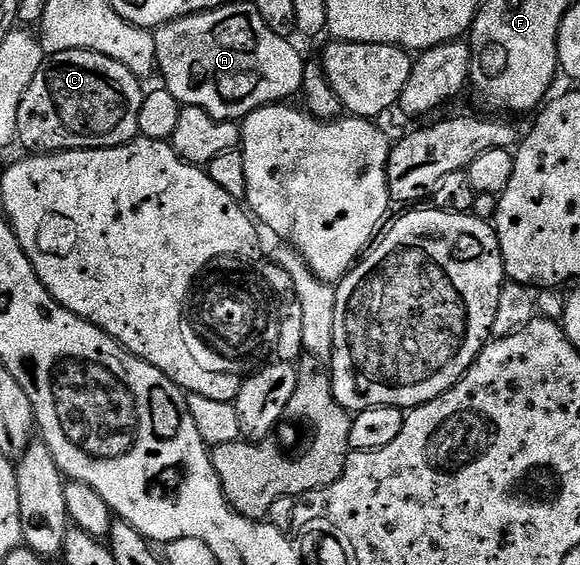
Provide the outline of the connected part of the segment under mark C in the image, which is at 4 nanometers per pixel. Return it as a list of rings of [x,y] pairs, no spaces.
[[[95,51],[49,56],[36,73],[18,114],[18,139],[34,153],[119,147],[139,138],[143,84],[120,61]]]

